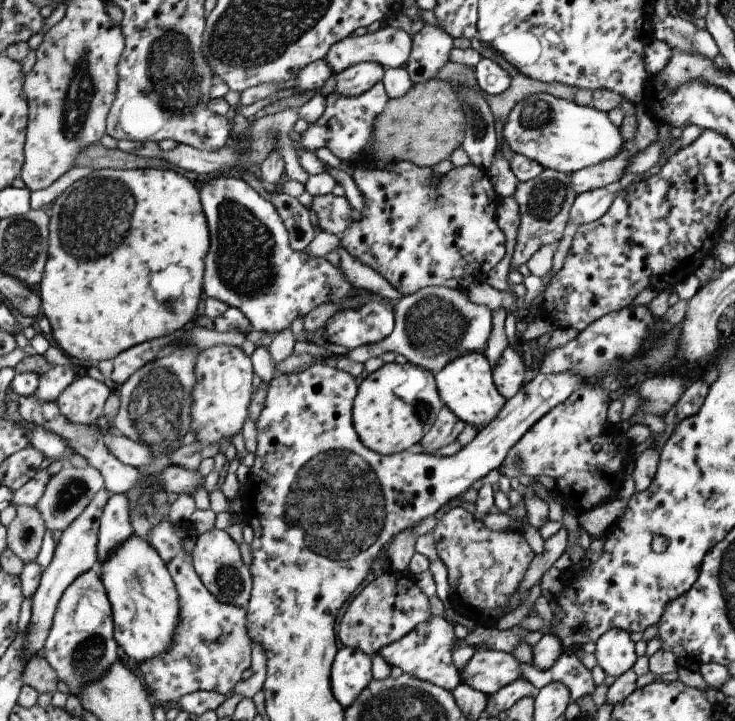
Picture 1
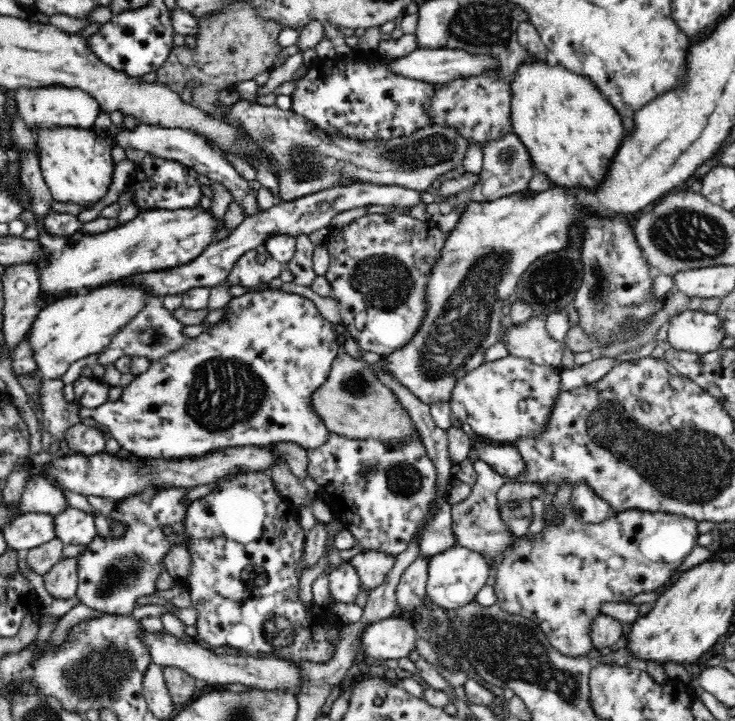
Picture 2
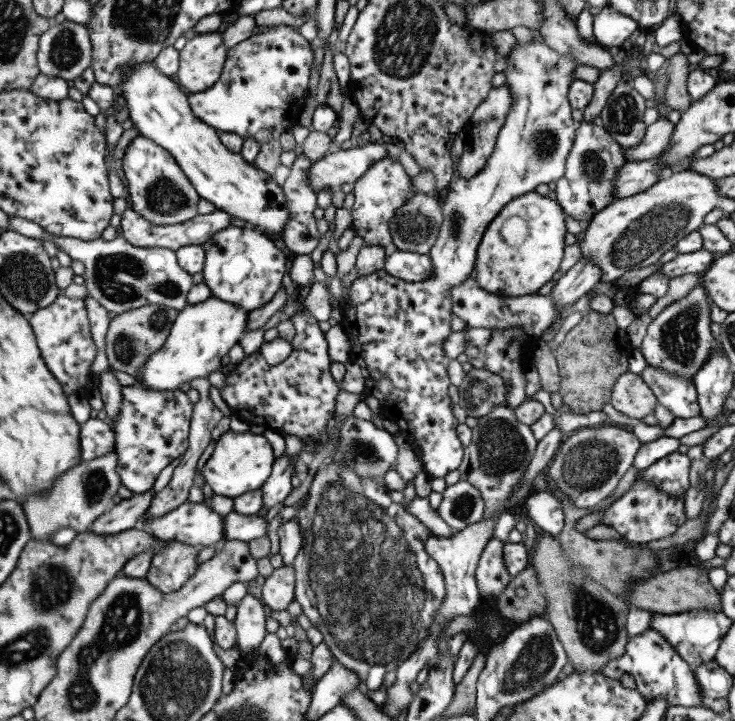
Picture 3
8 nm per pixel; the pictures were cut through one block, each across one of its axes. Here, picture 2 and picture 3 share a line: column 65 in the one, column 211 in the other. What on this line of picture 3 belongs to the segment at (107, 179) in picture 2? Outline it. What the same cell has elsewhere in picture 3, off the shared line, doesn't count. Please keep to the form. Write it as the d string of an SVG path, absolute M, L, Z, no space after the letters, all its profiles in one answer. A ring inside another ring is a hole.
M142 61L134 65L124 65L124 81L117 86L117 95L126 98L125 109L129 111L129 119L134 122L134 127L138 128L139 134L156 142L158 146L164 147L175 158L178 166L201 198L212 202L216 209L224 210L230 215L246 220L251 225L256 225L260 232L272 233L271 238L278 238L288 224L290 210L286 203L286 196L283 189L256 165L246 162L240 153L231 152L222 144L219 131L212 126L202 122L190 109L188 103L188 93L184 91L175 77L164 75L154 61Z

